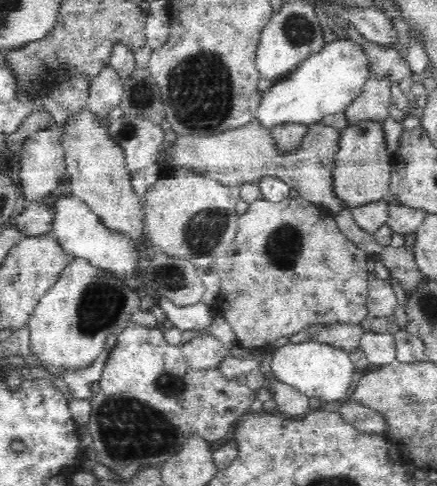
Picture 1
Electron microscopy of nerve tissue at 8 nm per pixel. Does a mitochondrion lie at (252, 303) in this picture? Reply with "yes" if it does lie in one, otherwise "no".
no

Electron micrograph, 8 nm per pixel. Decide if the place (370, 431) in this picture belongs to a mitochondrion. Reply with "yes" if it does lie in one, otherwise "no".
no

